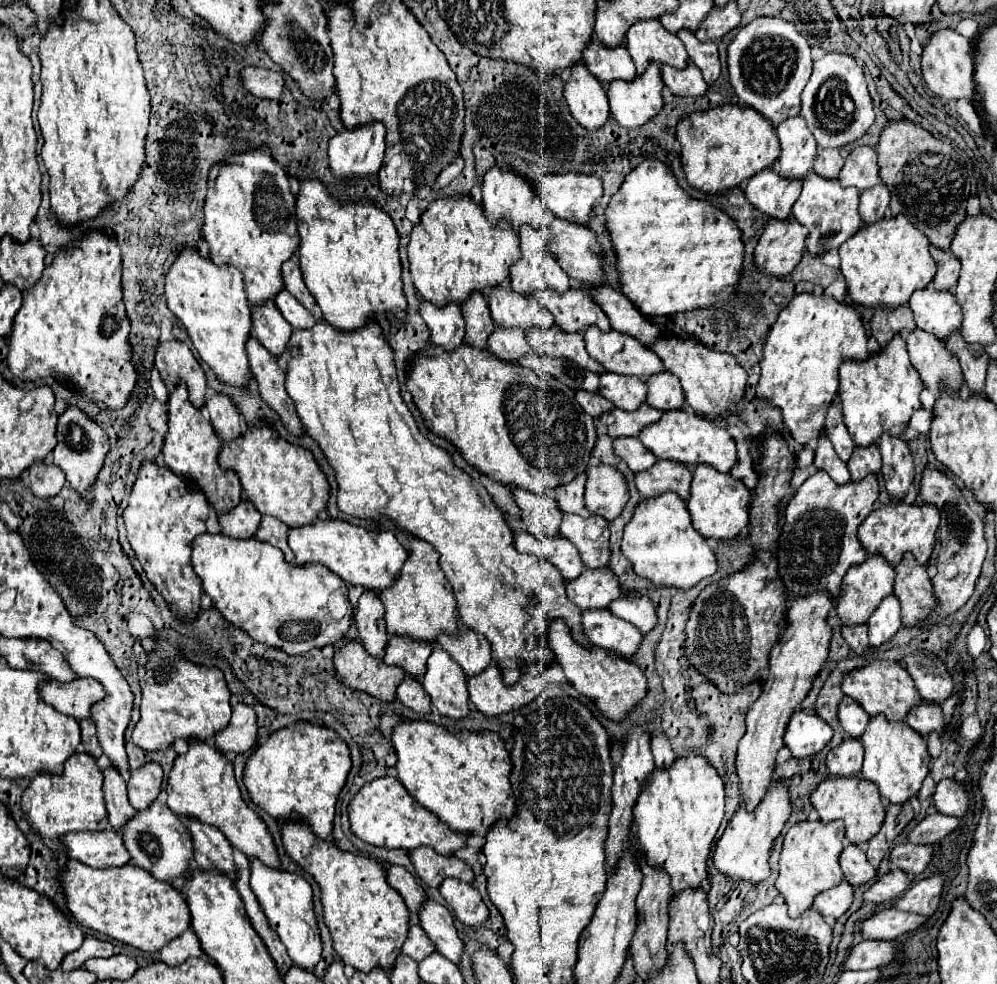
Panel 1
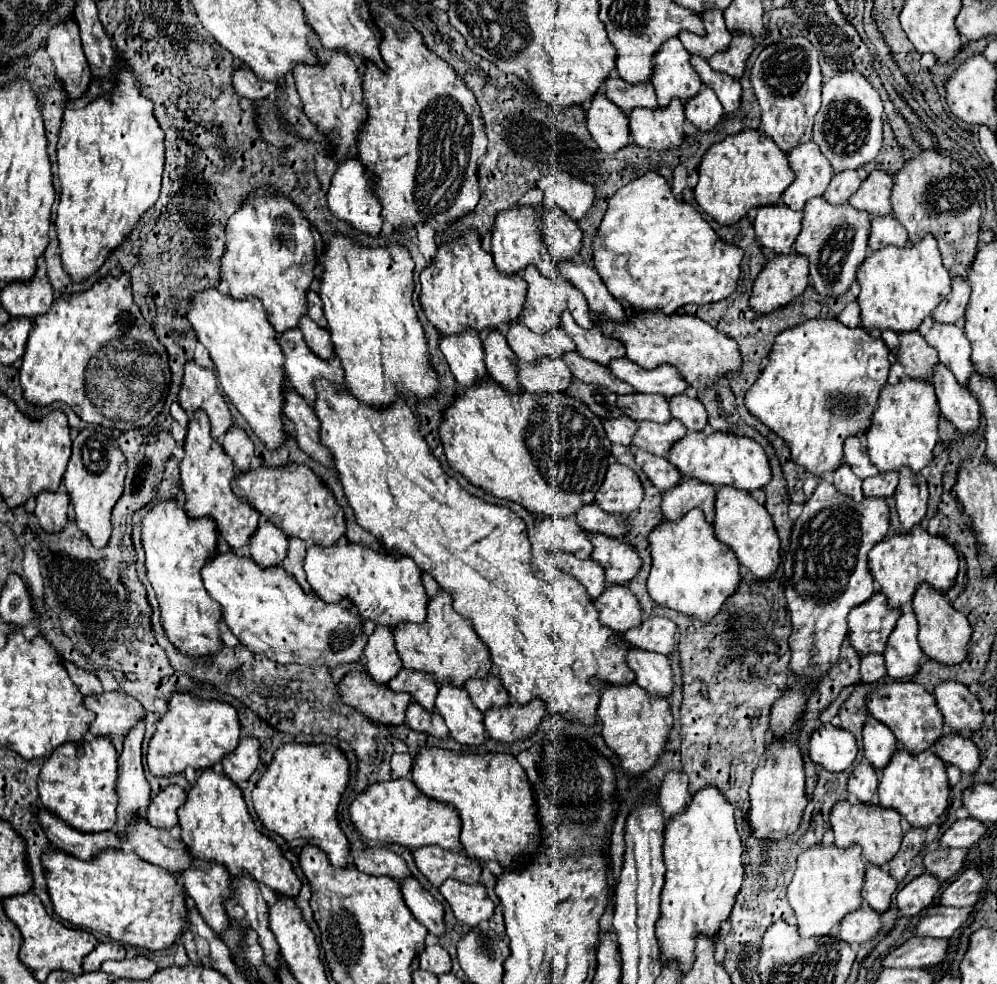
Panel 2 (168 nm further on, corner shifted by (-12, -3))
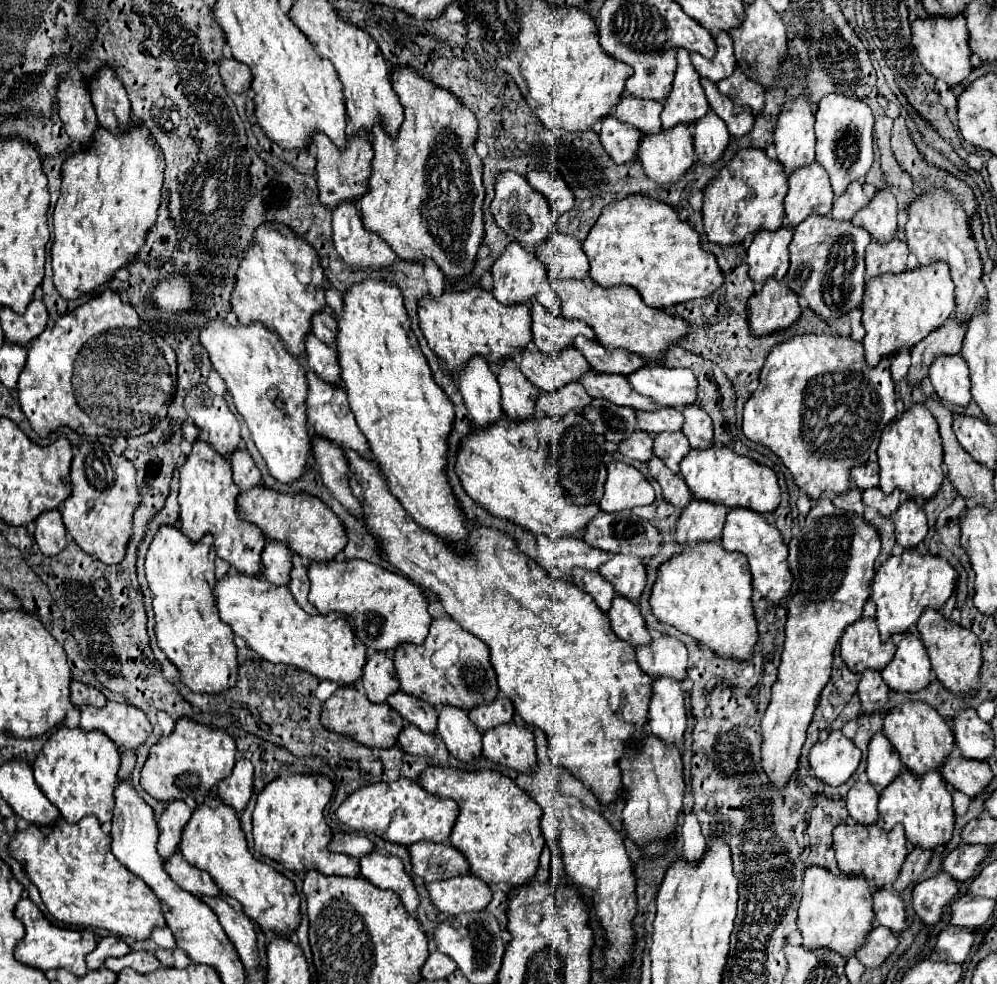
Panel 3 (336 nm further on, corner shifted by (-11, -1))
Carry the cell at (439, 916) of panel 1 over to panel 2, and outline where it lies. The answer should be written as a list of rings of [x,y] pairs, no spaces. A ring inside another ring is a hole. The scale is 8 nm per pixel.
[[[416,878],[412,880],[402,880],[402,896],[410,912],[428,928],[430,934],[434,936],[444,936],[446,934],[446,922],[444,922],[444,906],[430,894],[426,892]]]

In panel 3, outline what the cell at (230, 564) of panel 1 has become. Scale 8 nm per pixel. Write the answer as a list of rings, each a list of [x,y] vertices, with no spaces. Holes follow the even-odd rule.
[[[227,574],[223,580],[217,582],[215,596],[217,596],[221,620],[229,624],[237,636],[245,638],[249,648],[255,650],[263,660],[273,664],[295,666],[297,670],[303,670],[321,682],[329,680],[339,686],[353,686],[361,678],[363,666],[365,666],[365,646],[355,646],[355,636],[345,616],[337,612],[327,616],[321,616],[321,614],[309,616],[307,612],[299,610],[293,594],[285,586],[275,586],[267,580],[249,578],[245,574]]]

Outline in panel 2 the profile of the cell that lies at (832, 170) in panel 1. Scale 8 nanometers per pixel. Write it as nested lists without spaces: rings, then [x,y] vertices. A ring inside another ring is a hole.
[[[844,170],[844,172],[834,172],[830,186],[824,192],[824,198],[832,204],[846,204],[848,198],[858,190],[860,178],[856,170]]]

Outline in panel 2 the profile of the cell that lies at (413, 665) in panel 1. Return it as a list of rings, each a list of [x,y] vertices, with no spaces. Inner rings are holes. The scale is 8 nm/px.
[[[402,668],[396,678],[388,682],[388,686],[396,692],[410,692],[414,702],[422,704],[430,712],[434,710],[438,684],[432,680],[432,676],[424,676],[424,672],[412,672],[412,668]]]

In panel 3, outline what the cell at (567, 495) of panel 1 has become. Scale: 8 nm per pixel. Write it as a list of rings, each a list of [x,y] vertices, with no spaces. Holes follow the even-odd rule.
[[[599,512],[587,526],[583,540],[599,550],[605,552],[613,552],[613,554],[633,554],[639,558],[653,558],[655,554],[659,554],[659,548],[663,544],[663,538],[659,534],[659,530],[645,518],[629,512]]]

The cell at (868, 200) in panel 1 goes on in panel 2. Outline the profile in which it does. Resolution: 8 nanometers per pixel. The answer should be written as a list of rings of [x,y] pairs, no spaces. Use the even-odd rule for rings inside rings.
[[[892,214],[876,216],[876,218],[872,218],[872,232],[870,232],[868,244],[872,250],[884,248],[888,244],[904,246],[904,244],[908,244],[908,236],[906,236],[902,224],[896,220],[896,216],[892,216]]]

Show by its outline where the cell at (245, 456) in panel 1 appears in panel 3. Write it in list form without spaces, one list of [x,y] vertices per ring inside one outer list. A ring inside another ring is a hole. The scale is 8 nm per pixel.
[[[255,486],[237,498],[237,514],[241,520],[259,526],[269,540],[283,542],[293,554],[309,558],[311,562],[333,560],[347,544],[341,520],[323,502],[307,494],[289,496],[265,486]]]

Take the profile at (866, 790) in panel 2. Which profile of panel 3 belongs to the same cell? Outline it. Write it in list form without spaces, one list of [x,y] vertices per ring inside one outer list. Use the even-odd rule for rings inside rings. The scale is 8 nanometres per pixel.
[[[855,782],[855,786],[847,794],[849,818],[861,826],[875,824],[879,820],[877,802],[879,802],[879,792],[869,782],[867,784]]]

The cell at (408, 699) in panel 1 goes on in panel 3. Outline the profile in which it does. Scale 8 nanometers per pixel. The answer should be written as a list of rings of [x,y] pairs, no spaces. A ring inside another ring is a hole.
[[[407,726],[403,728],[403,732],[399,734],[399,748],[407,754],[413,756],[425,756],[431,758],[437,764],[445,764],[449,760],[449,752],[443,744],[443,740],[439,738],[439,734],[423,734],[419,728],[415,726]]]

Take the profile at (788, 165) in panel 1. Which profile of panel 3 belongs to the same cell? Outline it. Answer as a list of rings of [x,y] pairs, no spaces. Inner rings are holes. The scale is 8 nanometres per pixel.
[[[813,162],[789,176],[789,192],[785,196],[785,218],[789,226],[797,226],[809,214],[827,216],[833,206],[833,192],[827,172]]]

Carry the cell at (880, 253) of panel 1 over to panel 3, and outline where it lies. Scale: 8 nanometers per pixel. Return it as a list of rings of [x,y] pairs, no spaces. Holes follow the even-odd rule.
[[[937,262],[935,266],[921,266],[913,272],[901,274],[883,274],[873,278],[863,296],[861,312],[863,312],[863,348],[865,360],[869,366],[877,366],[879,358],[895,356],[901,348],[913,350],[925,336],[933,330],[941,328],[943,322],[955,310],[955,294],[953,282],[945,262]]]

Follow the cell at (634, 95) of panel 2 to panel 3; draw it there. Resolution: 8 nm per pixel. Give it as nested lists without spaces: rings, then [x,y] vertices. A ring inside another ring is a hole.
[[[623,94],[613,114],[619,122],[631,124],[643,134],[659,134],[661,132],[661,110],[663,110],[661,102],[639,100],[635,96]]]

